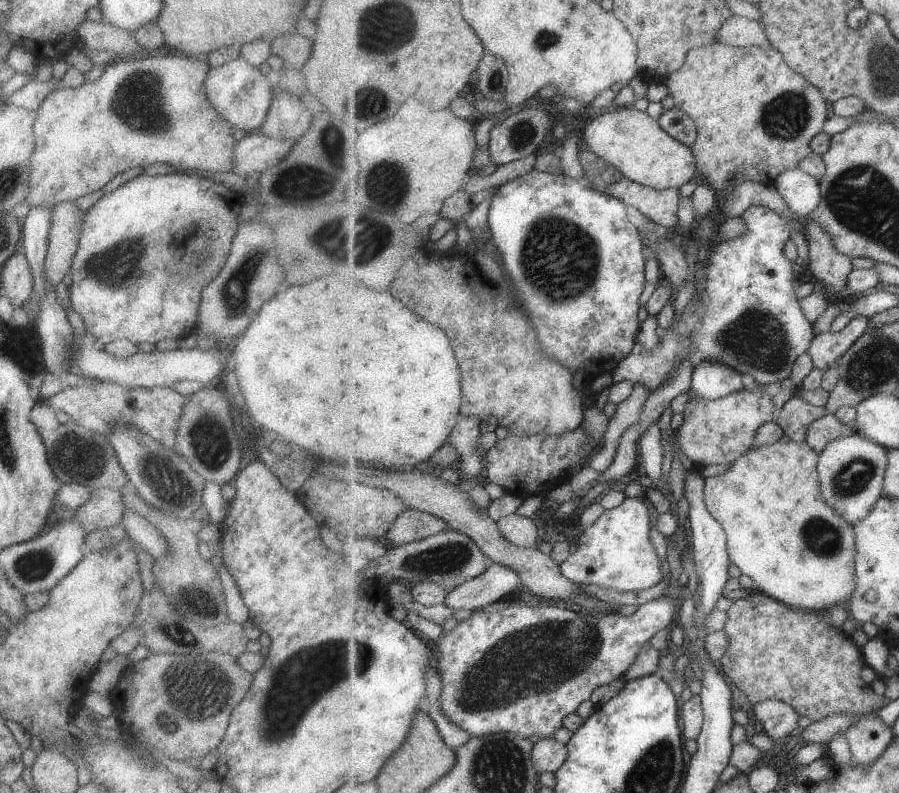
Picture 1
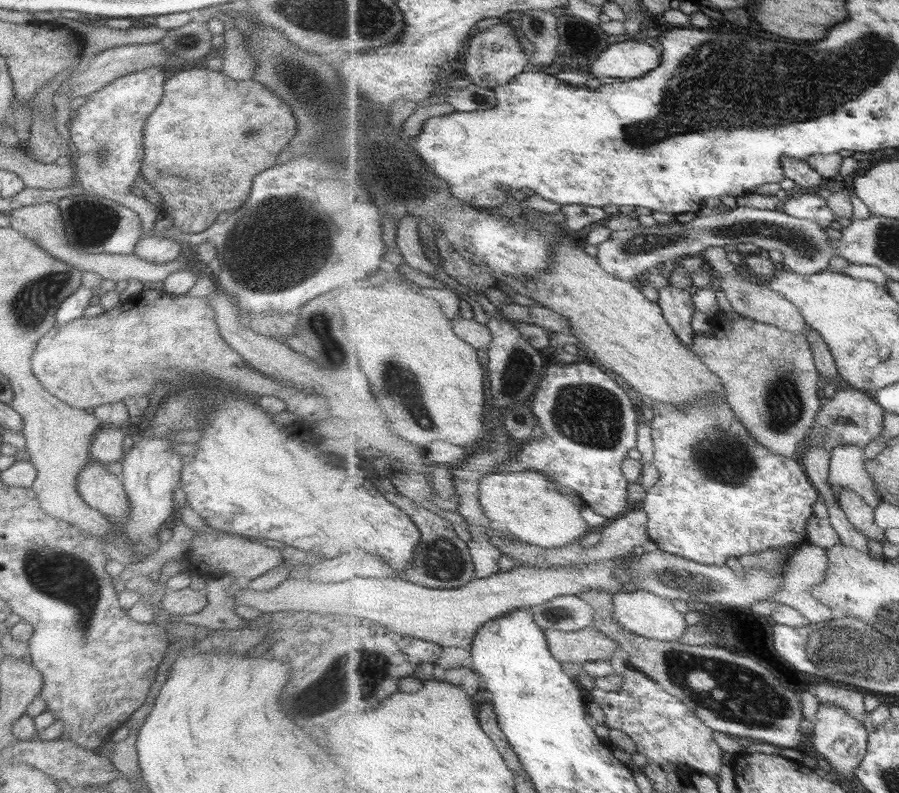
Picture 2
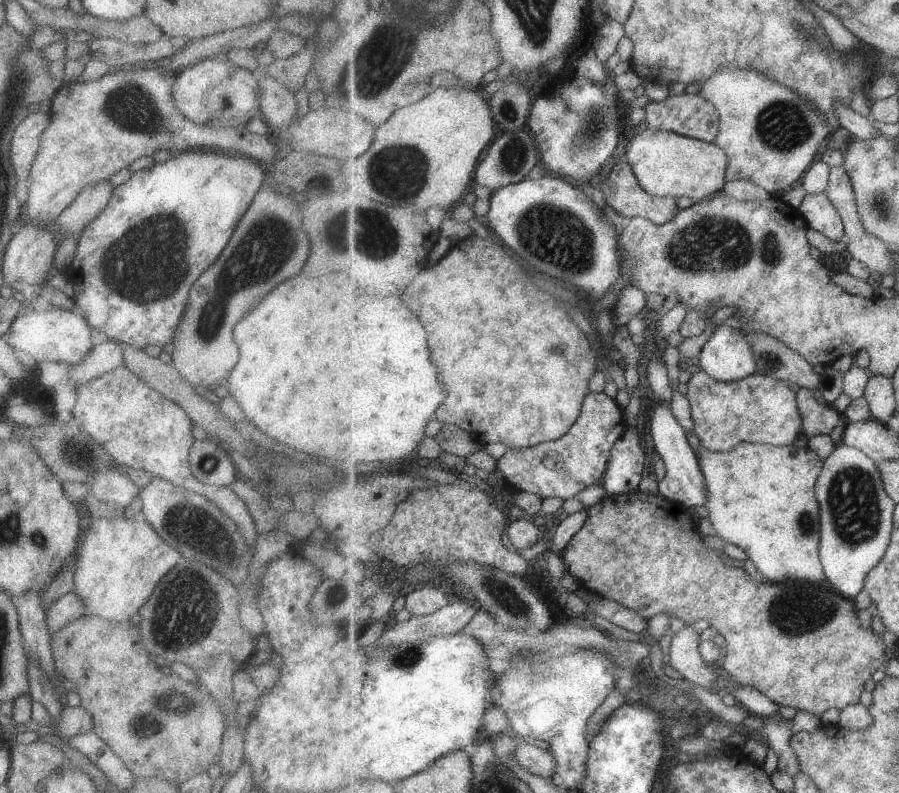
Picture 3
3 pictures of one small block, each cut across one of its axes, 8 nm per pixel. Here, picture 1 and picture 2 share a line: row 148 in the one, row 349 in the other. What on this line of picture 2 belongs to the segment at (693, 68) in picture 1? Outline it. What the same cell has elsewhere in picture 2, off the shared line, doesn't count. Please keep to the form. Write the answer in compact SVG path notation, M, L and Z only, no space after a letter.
M739 314L735 320L717 319L710 332L695 335L694 350L704 362L724 379L729 404L738 418L748 427L752 437L768 447L774 455L796 459L800 444L812 434L825 403L822 395L824 378L817 367L813 344L806 334L794 334L775 324L761 323Z

